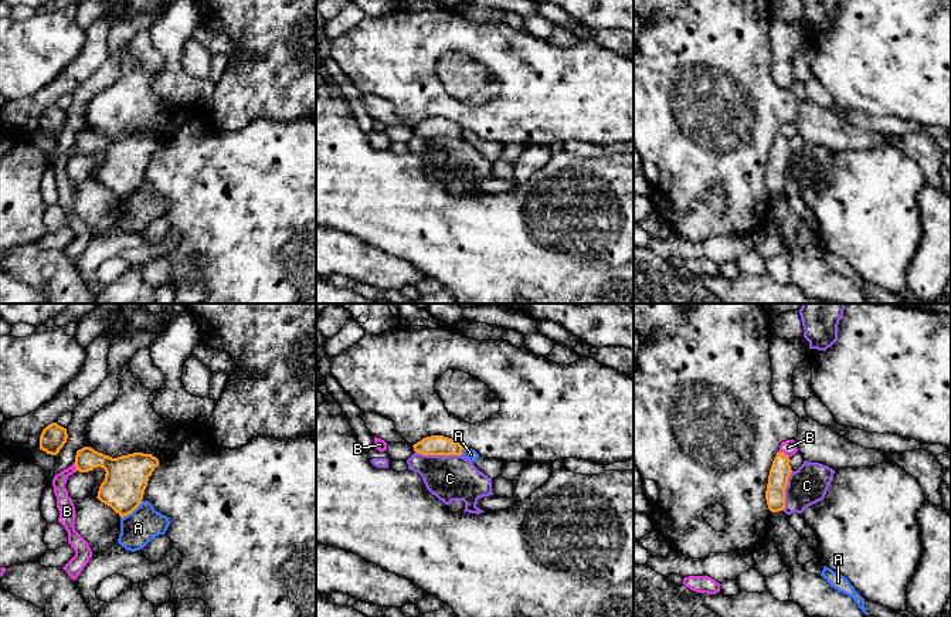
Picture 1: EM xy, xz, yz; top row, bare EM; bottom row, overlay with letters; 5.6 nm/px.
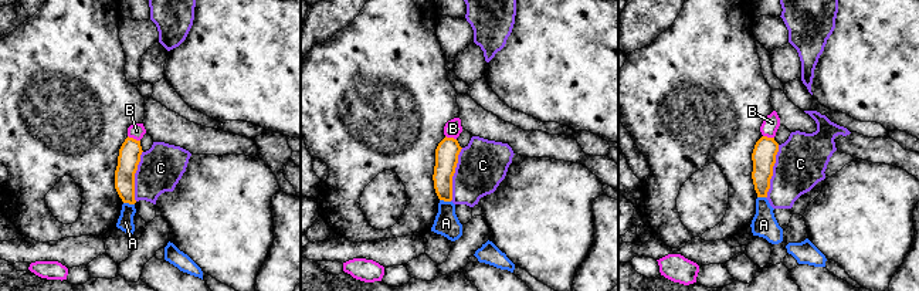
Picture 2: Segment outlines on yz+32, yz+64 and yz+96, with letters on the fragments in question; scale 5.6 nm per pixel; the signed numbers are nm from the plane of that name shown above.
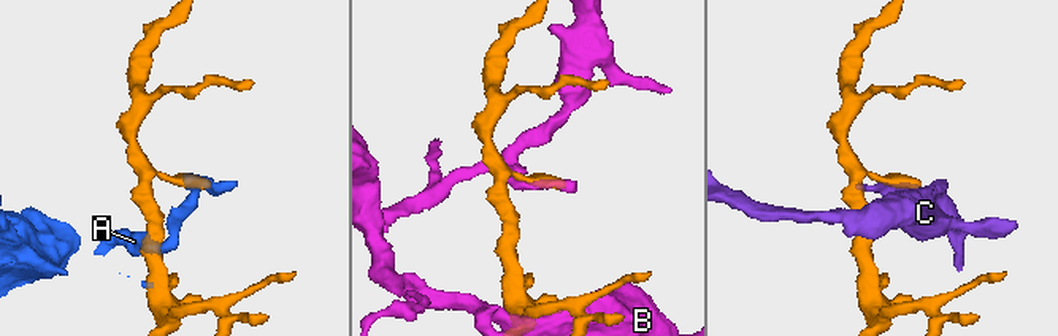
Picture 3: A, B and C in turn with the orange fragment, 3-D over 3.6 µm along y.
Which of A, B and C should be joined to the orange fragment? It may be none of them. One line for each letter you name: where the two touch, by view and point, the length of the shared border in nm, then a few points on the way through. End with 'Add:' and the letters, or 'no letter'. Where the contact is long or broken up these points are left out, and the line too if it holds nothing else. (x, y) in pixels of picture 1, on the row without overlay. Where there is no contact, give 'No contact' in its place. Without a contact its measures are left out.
Add: no letter

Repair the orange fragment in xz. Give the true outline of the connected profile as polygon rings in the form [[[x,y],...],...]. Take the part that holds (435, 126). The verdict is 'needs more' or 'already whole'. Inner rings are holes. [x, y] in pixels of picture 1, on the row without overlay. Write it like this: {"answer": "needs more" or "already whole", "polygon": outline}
{"answer": "already whole", "polygon": [[[444,118],[425,119],[412,129],[422,138],[462,138],[463,132],[459,125]]]}

